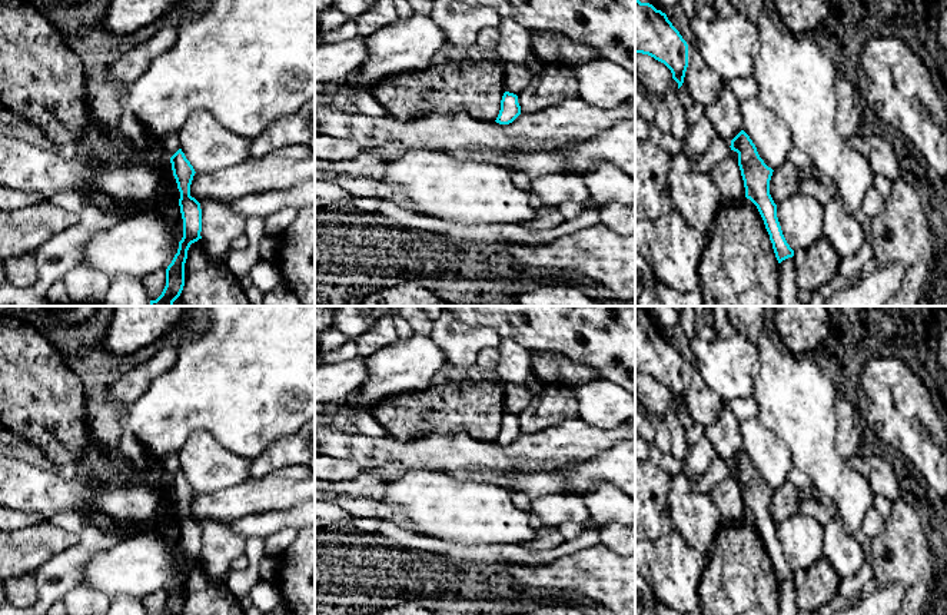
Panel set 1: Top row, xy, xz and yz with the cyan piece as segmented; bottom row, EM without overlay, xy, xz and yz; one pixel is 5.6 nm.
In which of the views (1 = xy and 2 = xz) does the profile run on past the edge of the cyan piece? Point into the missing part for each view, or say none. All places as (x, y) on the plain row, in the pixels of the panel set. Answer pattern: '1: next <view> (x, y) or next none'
1: next none
2: next none

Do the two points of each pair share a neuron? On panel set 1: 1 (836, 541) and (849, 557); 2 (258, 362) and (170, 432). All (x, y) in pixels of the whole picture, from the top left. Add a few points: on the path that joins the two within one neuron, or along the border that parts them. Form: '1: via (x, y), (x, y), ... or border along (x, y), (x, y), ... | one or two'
1: via (838, 545), (844, 552) | one
2: via (236, 381), (225, 382), (192, 415) | one

